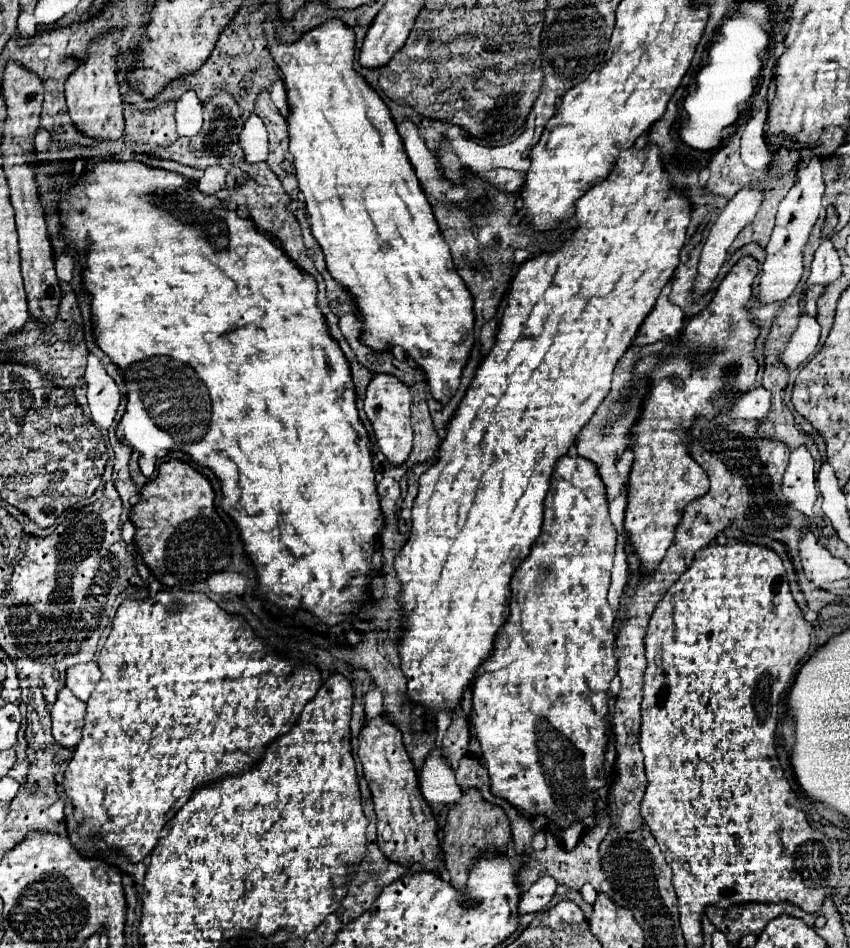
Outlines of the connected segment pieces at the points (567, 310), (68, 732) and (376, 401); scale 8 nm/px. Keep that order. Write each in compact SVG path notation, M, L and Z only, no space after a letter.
M646 146L642 150L628 148L628 150L620 152L618 162L612 168L612 172L608 174L608 178L604 182L592 186L576 202L578 228L572 230L570 234L566 234L568 240L564 242L564 246L552 254L540 254L540 256L524 262L518 268L518 274L514 276L514 280L510 284L508 306L504 308L494 346L484 356L482 364L478 366L478 370L472 378L472 386L468 386L464 398L458 404L454 418L448 424L448 432L446 432L446 438L440 446L438 460L432 464L432 468L428 468L420 476L420 492L418 492L414 506L412 506L412 532L410 532L406 546L400 550L400 556L396 558L394 568L396 568L398 578L402 582L400 602L402 602L404 612L406 612L404 628L408 628L402 636L402 642L400 642L402 670L408 678L408 696L416 704L430 708L432 714L436 714L440 710L454 710L460 704L460 698L462 698L468 682L474 678L478 666L490 656L490 652L494 648L496 632L500 630L500 626L508 618L510 578L512 578L514 570L518 568L518 564L524 560L524 556L528 556L532 542L540 534L544 496L550 488L550 478L552 478L554 466L562 456L566 456L570 452L570 446L574 444L580 428L592 418L592 414L596 412L596 408L600 406L604 396L610 392L610 380L612 380L612 372L614 372L616 362L630 348L634 336L638 334L640 324L644 322L644 318L654 308L654 302L656 302L660 290L668 284L668 280L672 278L672 274L678 266L678 254L680 254L680 248L684 246L686 228L690 222L692 208L690 208L690 202L686 200L686 196L682 192L670 188L668 174L662 168L658 152L660 150L656 146Z
M68 688L60 690L52 708L52 736L64 748L76 748L82 738L86 704L78 700Z
M376 374L366 390L366 398L364 398L364 412L370 420L370 424L374 426L374 434L376 434L376 442L380 446L380 450L384 452L384 456L392 462L392 464L402 464L412 450L412 428L410 428L410 404L412 404L412 396L406 384L402 384L396 376L390 374Z

